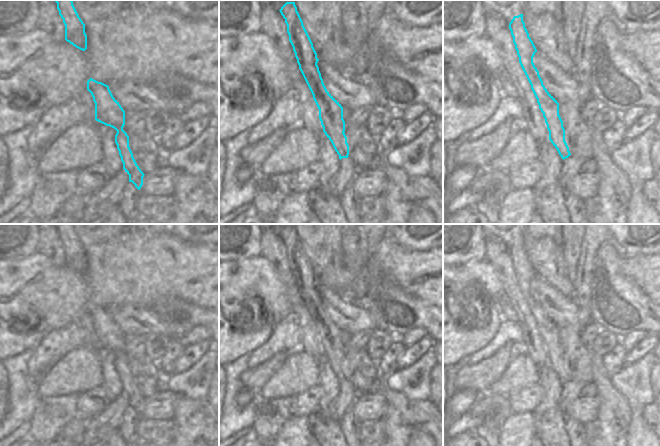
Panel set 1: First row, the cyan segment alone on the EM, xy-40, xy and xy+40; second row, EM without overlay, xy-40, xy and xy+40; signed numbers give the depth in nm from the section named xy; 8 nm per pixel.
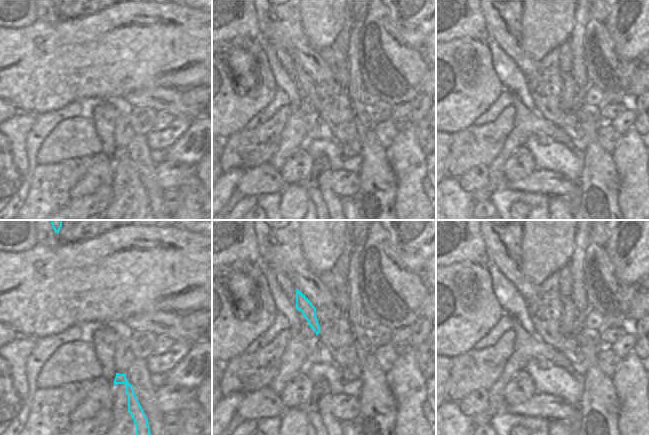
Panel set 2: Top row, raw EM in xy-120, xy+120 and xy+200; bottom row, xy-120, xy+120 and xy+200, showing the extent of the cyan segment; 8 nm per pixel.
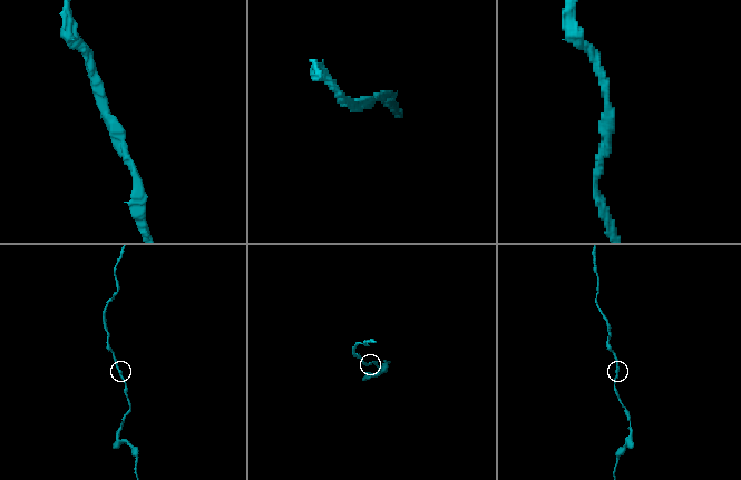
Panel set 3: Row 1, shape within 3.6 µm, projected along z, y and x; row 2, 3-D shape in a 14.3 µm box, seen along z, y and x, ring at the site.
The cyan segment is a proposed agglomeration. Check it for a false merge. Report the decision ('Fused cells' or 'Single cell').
Single cell

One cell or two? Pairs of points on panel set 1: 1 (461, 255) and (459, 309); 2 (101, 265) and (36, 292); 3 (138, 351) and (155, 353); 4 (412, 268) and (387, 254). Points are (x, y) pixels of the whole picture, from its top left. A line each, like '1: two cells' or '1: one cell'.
1: two cells
2: one cell
3: two cells
4: one cell

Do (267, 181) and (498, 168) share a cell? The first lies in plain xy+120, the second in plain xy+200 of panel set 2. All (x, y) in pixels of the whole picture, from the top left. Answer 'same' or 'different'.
different

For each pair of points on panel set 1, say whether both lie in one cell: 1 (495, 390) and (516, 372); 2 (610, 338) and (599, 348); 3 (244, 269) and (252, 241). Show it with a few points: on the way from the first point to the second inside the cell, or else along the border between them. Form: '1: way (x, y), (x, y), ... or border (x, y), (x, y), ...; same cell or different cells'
1: way (500, 388), (511, 377); same cell
2: way (607, 340), (602, 345); same cell
3: border (260, 255), (243, 259), (231, 259), (229, 261); different cells

